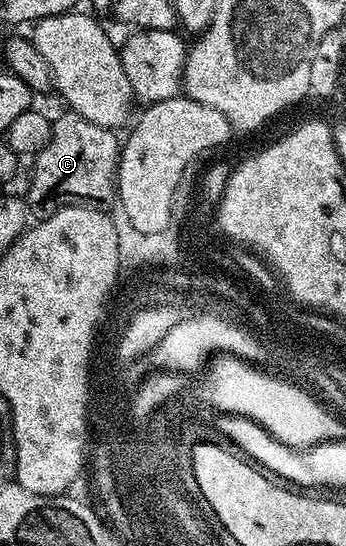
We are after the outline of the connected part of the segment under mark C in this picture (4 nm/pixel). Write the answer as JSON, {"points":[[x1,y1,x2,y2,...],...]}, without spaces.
{"points":[[64,112,58,118,52,119,53,131,51,132,51,140,47,140,47,144,36,154,32,159,33,171,29,174,29,191,23,194,24,201,27,203,27,210,33,216,48,216,60,210,63,206,91,206,96,207,98,204,105,204,101,202,114,201,117,198,117,164,119,161,119,138,118,135,112,130,103,128,99,124,91,124,91,120,83,120,83,116,74,114,72,112]]}

